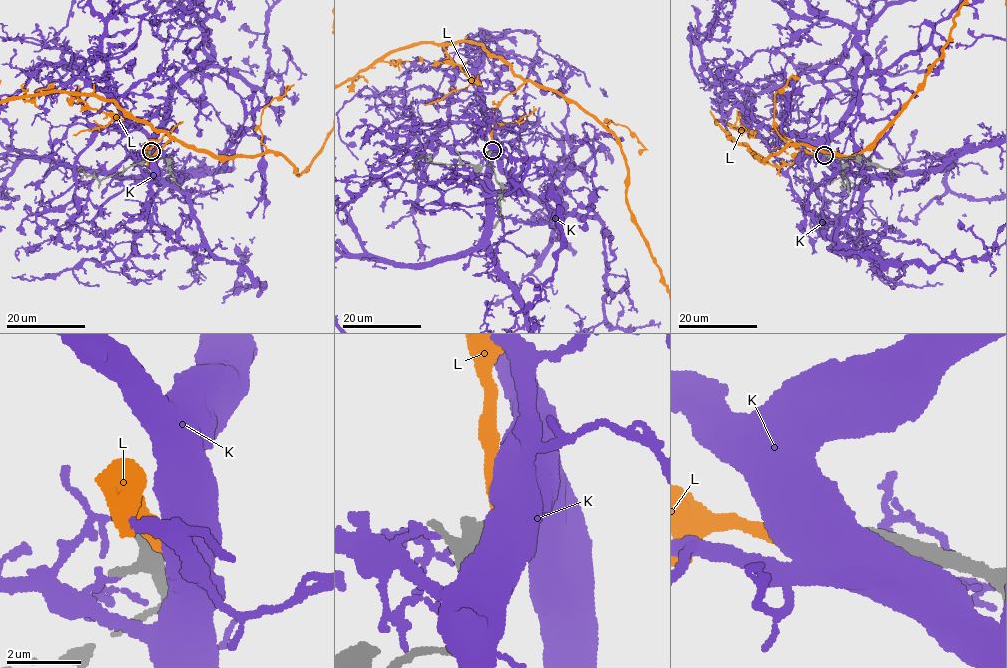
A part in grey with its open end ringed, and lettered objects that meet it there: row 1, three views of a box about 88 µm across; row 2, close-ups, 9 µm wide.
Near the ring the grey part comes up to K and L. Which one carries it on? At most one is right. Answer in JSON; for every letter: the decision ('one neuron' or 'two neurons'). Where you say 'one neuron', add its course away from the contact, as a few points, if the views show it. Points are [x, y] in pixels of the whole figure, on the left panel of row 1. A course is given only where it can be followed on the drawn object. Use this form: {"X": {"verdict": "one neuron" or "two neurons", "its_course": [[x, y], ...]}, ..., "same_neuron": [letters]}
{"K": {"verdict": "two neurons"}, "L": {"verdict": "one neuron"}, "same_neuron": ["L"]}

